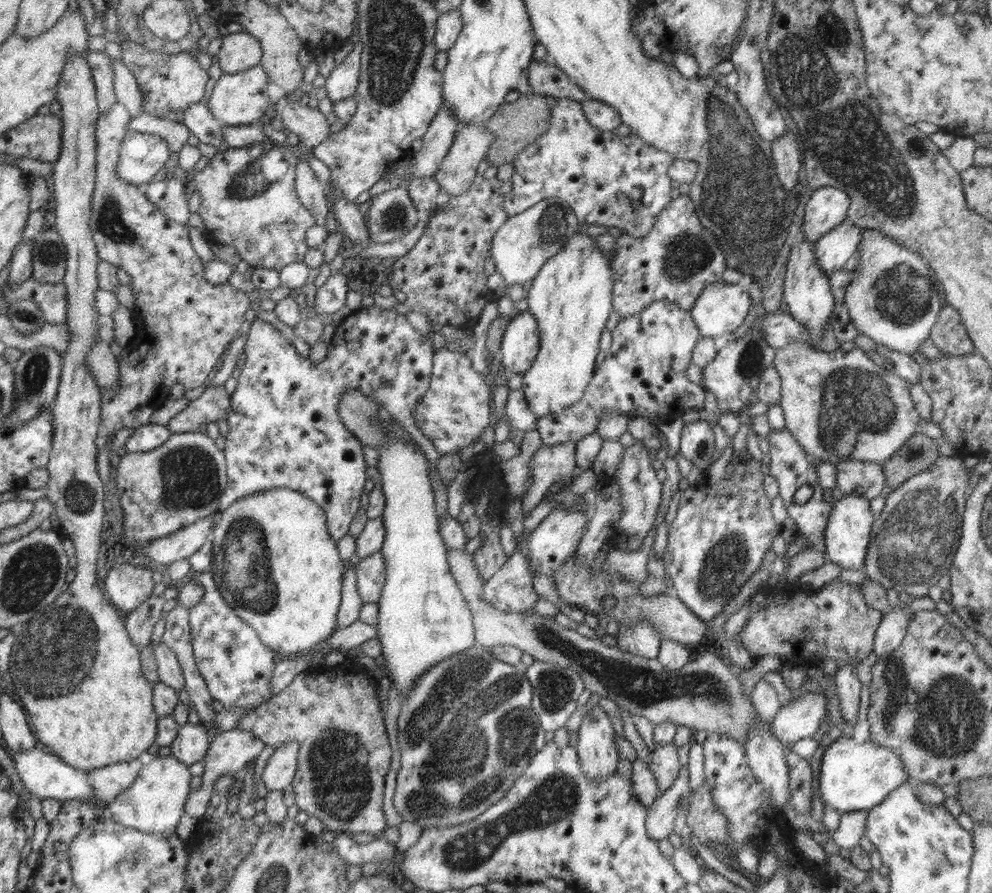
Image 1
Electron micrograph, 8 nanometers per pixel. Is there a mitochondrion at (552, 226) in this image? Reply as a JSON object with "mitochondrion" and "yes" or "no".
{"mitochondrion":"yes"}

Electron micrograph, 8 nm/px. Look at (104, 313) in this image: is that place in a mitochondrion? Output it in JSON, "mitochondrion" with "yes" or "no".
{"mitochondrion":"no"}

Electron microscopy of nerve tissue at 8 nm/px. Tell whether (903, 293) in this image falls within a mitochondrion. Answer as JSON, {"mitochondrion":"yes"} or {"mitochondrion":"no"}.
{"mitochondrion":"yes"}

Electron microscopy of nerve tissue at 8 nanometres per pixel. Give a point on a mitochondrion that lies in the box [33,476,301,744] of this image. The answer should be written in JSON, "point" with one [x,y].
{"point":[244,561]}

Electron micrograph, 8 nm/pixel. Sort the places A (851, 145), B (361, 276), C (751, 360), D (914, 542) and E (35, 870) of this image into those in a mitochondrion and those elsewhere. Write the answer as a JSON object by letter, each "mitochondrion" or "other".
{"A":"mitochondrion","B":"other","C":"mitochondrion","D":"mitochondrion","E":"other"}

